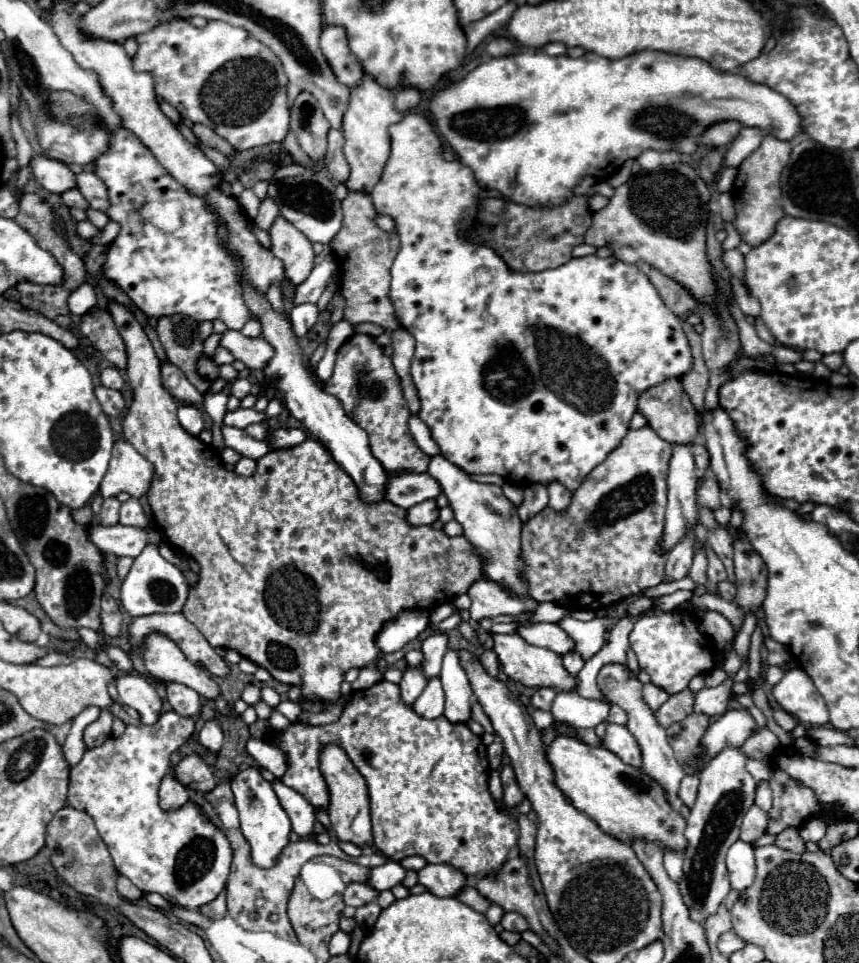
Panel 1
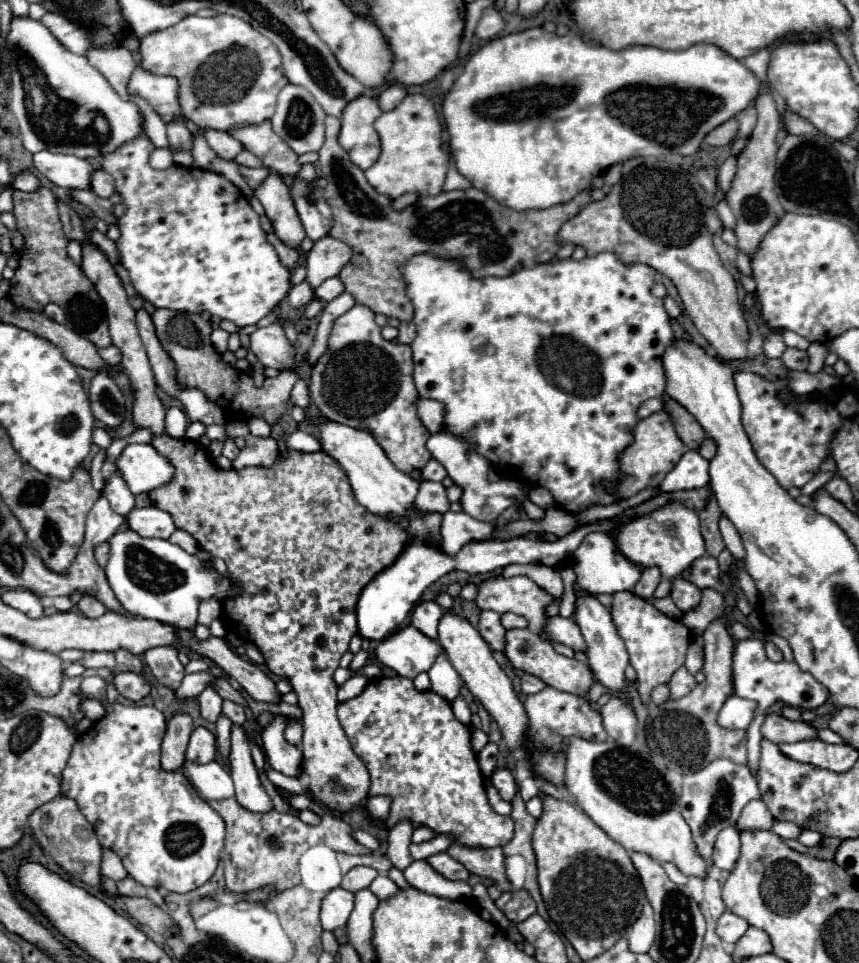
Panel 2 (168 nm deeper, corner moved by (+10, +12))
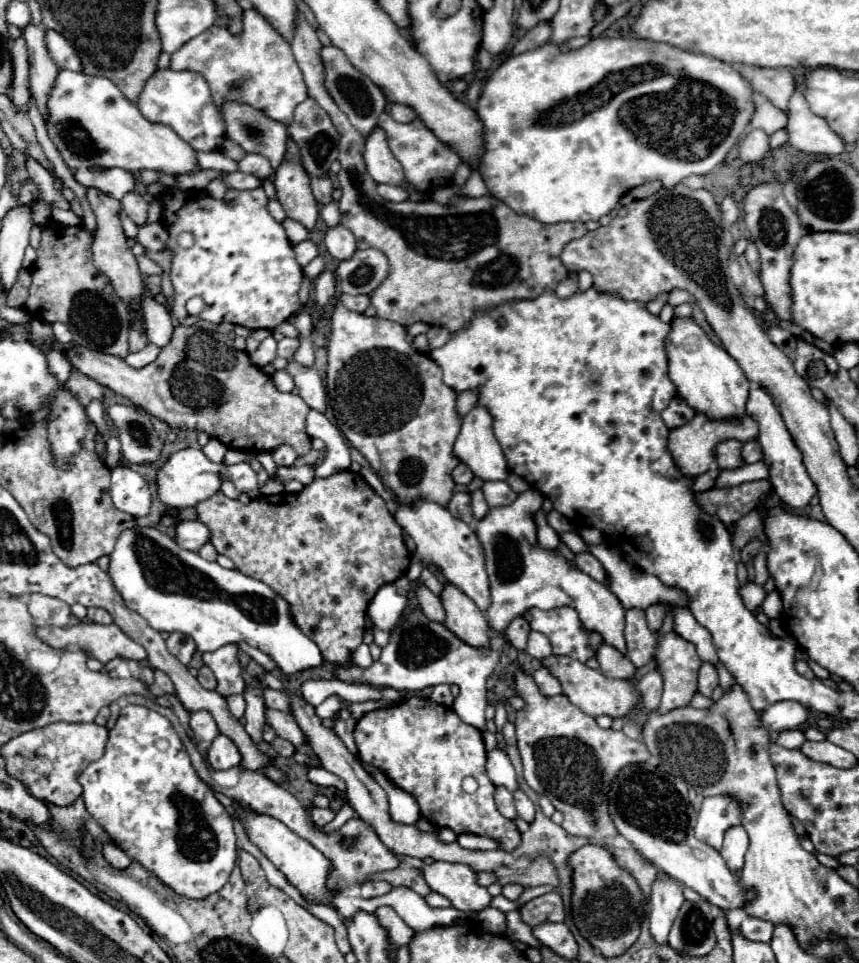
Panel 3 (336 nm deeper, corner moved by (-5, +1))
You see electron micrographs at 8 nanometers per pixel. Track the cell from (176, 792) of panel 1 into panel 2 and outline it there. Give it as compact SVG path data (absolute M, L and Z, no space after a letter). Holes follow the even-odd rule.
M175 714L167 722L167 732L161 748L161 766L165 770L181 770L191 730L193 730L193 718L189 714Z

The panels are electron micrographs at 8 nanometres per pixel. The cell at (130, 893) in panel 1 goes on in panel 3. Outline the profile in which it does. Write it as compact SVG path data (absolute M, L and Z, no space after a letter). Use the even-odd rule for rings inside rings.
M104 843L102 855L104 855L104 859L106 859L114 869L118 869L118 871L128 869L128 867L130 867L130 863L132 863L132 861L128 859L128 855L126 855L124 851L120 851L114 843Z

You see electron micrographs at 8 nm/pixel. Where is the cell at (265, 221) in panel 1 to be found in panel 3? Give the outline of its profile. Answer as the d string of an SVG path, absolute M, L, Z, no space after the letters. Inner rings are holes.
M240 171L224 175L224 183L226 187L234 187L234 189L256 189L262 185L262 181L256 175L246 175Z

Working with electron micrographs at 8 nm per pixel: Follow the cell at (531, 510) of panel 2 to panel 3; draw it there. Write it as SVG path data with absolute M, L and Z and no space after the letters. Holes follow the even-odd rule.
M568 531L568 533L558 533L558 535L560 535L560 539L568 545L568 549L570 549L572 553L580 553L580 551L586 551L586 549L588 549L586 543L584 543L584 539L582 539L578 533Z

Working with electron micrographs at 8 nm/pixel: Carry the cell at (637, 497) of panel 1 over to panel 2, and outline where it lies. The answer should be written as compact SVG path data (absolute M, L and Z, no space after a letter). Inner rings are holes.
M665 410L655 412L653 416L649 416L645 420L639 420L639 424L635 426L635 442L629 448L625 448L625 452L619 456L619 466L621 466L621 474L623 474L621 482L609 490L617 492L617 496L621 500L627 500L647 486L661 484L665 480L665 476L675 468L675 464L679 462L683 452L685 452L685 444L677 436L673 420Z

